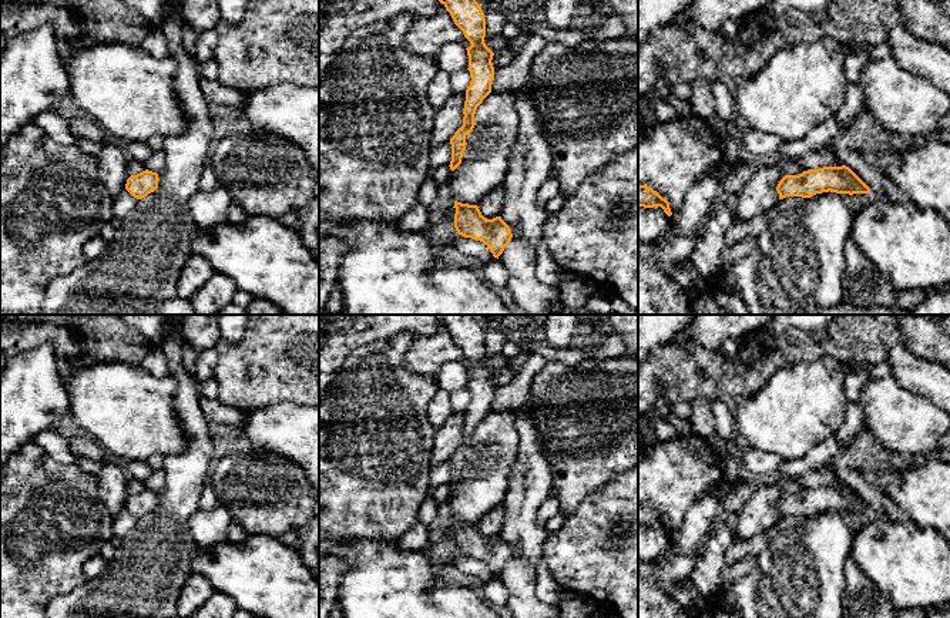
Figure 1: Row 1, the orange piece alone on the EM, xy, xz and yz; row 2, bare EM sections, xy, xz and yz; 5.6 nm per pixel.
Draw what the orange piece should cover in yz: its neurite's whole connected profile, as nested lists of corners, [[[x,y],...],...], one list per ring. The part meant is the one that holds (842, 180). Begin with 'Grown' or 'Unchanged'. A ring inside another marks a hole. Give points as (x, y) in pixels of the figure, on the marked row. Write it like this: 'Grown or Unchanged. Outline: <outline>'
Unchanged. Outline: [[[846,165],[808,169],[799,175],[785,175],[776,191],[779,199],[786,197],[810,198],[822,192],[869,194],[870,188]]]

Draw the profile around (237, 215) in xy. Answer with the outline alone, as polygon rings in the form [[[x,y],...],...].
[[[232,202],[232,205],[229,208],[228,222],[241,225],[241,224],[246,222],[248,218],[249,218],[249,215],[239,205]]]

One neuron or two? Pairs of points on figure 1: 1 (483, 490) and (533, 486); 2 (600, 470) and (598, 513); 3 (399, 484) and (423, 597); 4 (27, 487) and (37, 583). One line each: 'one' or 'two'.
1: two
2: two
3: two
4: one

